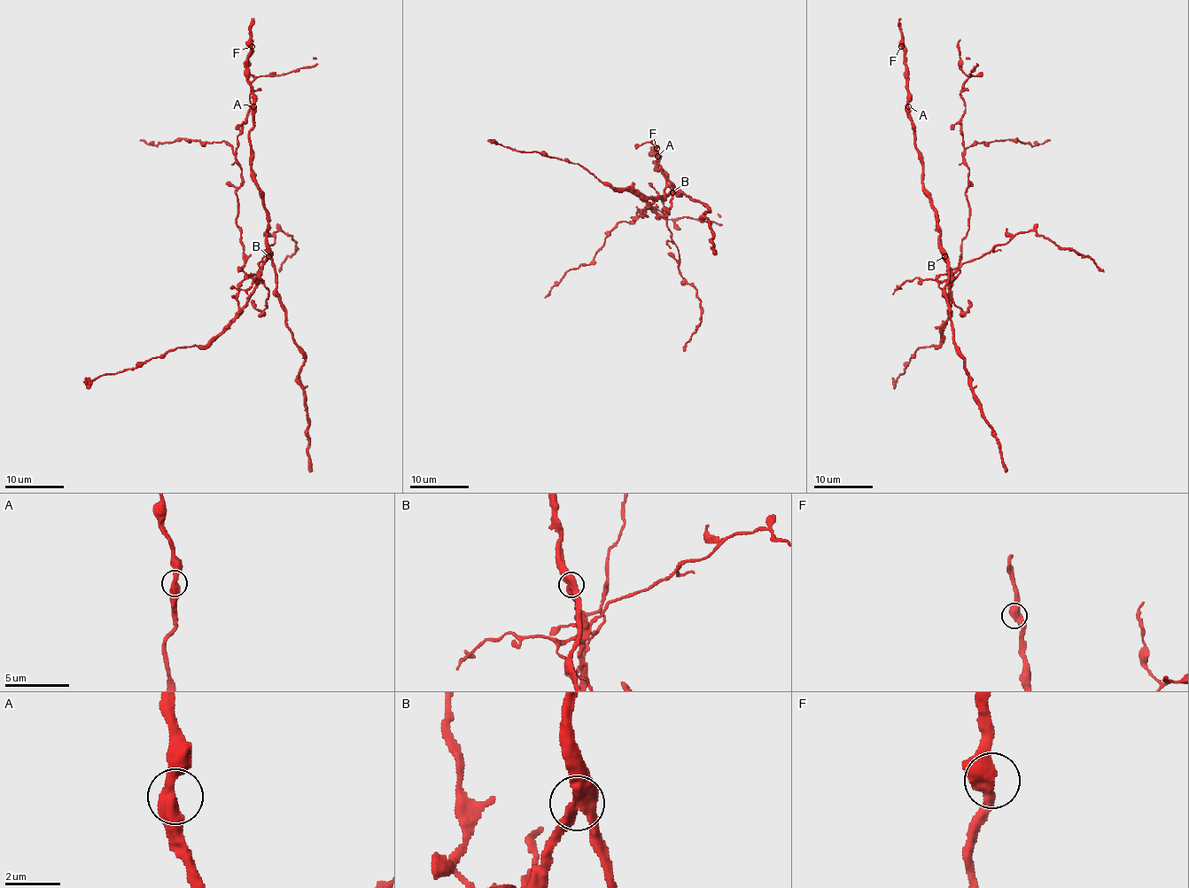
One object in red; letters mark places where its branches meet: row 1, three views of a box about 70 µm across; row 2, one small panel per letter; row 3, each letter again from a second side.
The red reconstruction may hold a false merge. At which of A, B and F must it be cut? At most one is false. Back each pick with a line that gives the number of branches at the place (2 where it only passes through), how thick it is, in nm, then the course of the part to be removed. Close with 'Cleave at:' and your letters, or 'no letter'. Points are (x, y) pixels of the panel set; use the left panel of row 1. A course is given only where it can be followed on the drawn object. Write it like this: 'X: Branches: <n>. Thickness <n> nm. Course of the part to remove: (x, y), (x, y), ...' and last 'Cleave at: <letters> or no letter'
B: Branches: 3. Thickness 440 nm. Course of the part to remove: (268, 256), (256, 274), (249, 276), (243, 269), (237, 136), (250, 84), (258, 76), (314, 66), (314, 58)
Cleave at: B

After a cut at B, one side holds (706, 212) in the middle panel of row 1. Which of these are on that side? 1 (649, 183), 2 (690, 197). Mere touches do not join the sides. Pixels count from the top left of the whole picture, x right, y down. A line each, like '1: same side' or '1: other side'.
1: other side
2: same side

